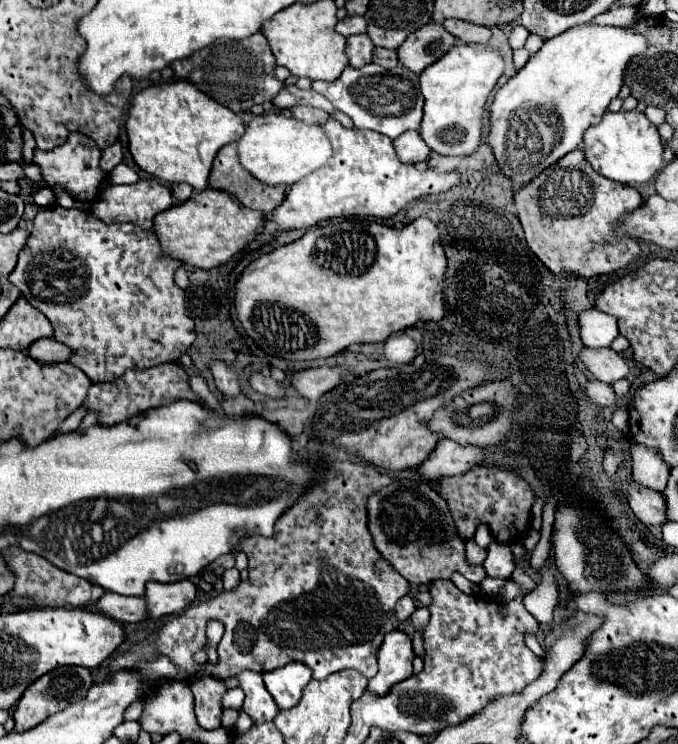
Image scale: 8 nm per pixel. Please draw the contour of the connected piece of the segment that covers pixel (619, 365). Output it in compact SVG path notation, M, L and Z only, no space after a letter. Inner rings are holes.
M583 348L581 360L587 364L591 376L605 384L615 384L617 380L623 380L629 374L627 360L621 354L613 352L611 348L599 348L599 350Z

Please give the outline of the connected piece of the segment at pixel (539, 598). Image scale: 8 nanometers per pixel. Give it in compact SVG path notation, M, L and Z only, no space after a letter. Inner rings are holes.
M545 562L541 584L535 586L529 594L523 598L523 606L537 618L539 624L551 624L553 622L553 610L557 606L557 580L553 576L551 564Z

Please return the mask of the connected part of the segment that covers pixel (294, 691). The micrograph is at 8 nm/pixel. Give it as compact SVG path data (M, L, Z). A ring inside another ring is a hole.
M289 662L279 670L263 672L263 682L279 708L293 708L301 700L303 688L311 680L311 670L301 662Z

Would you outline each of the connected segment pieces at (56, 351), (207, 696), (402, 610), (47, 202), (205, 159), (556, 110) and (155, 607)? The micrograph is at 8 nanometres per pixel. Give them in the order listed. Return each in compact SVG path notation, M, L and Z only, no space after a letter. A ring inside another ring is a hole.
M41 338L29 346L29 356L37 362L55 364L55 362L69 362L71 350L69 346L57 342L55 338Z
M205 676L192 682L190 687L194 696L195 716L201 728L219 728L223 714L221 699L227 691L224 681Z
M407 594L407 596L403 596L399 602L397 602L397 606L395 606L395 612L397 612L397 618L401 620L401 622L405 622L413 612L415 612L415 608L417 608L417 604L415 604L415 598L411 596L411 594Z
M51 188L35 190L35 192L33 192L33 200L35 200L35 204L37 204L39 208L49 208L49 206L53 206L53 204L57 202L57 198L55 198L55 194L53 194Z
M187 80L163 82L141 90L129 108L127 118L129 152L141 170L163 182L187 182L195 190L209 186L209 170L217 152L241 138L245 124L227 106L213 102Z
M581 24L565 30L563 34L545 40L541 50L529 58L529 62L497 90L491 104L491 128L489 144L497 158L499 168L513 180L515 190L535 178L543 168L557 162L567 152L579 148L583 134L589 126L597 124L613 98L617 98L625 70L637 54L645 54L647 38L635 28L625 26L599 26L599 24Z
M179 580L173 584L147 582L147 590L145 590L147 616L161 618L167 614L177 614L187 604L193 602L195 592L197 592L197 588L189 580Z

